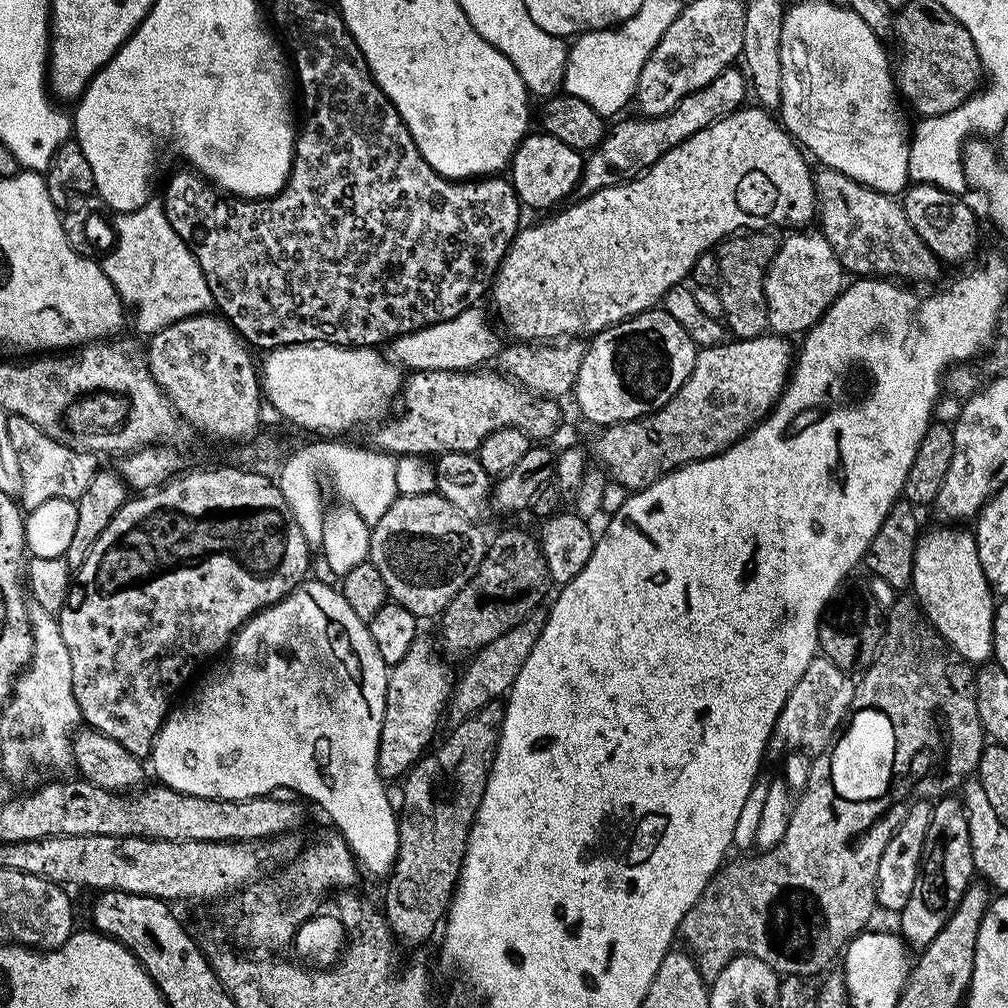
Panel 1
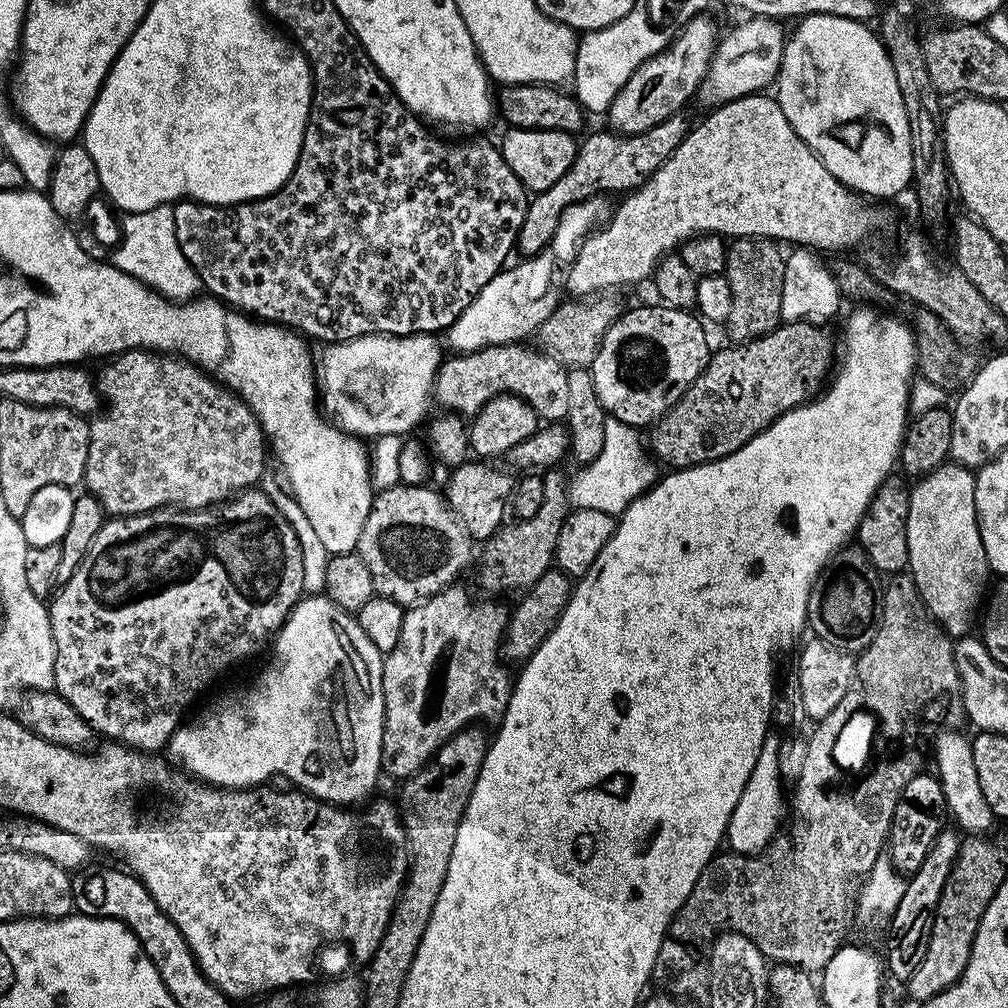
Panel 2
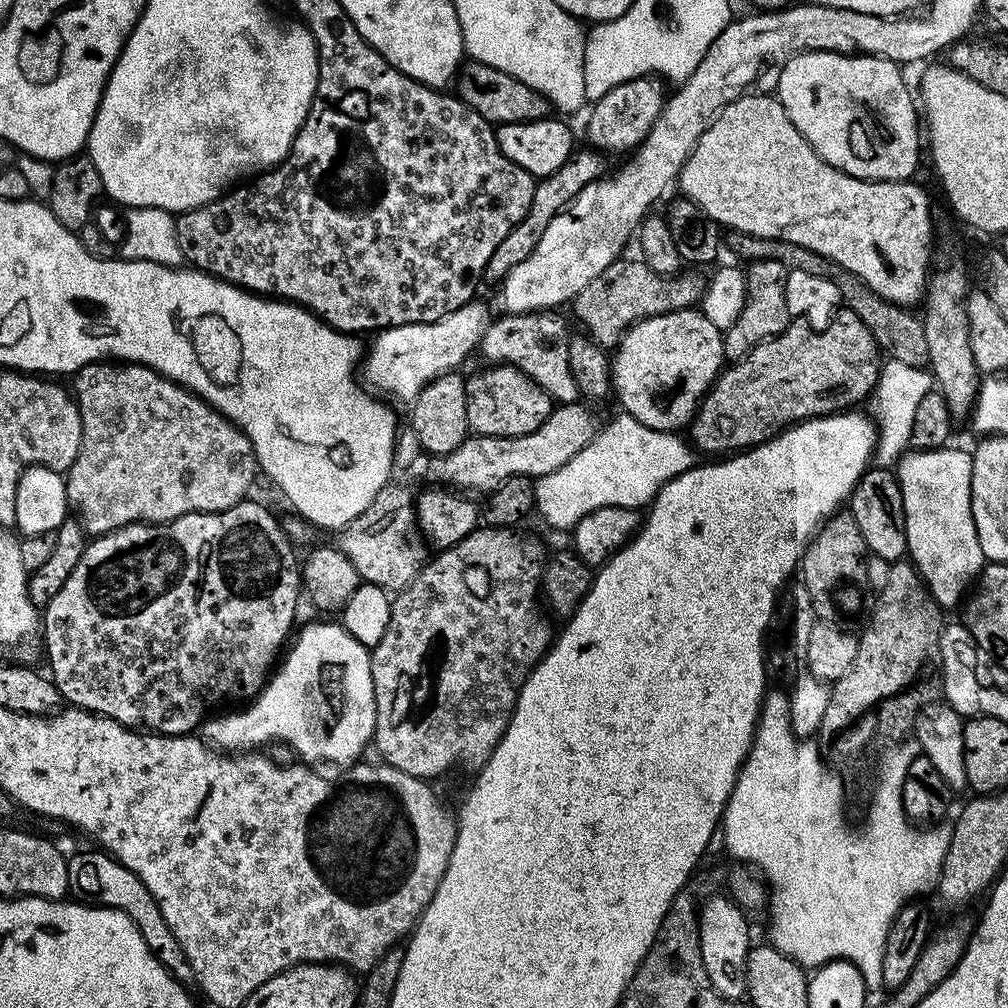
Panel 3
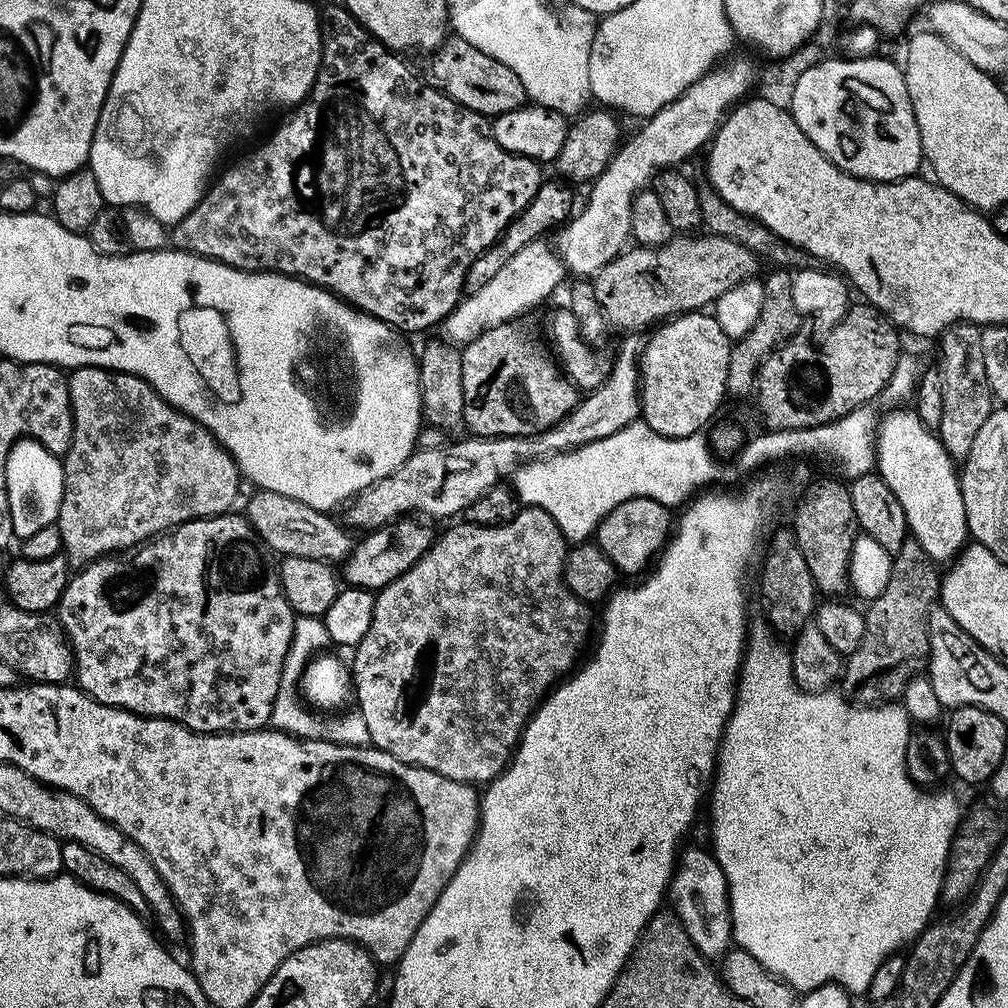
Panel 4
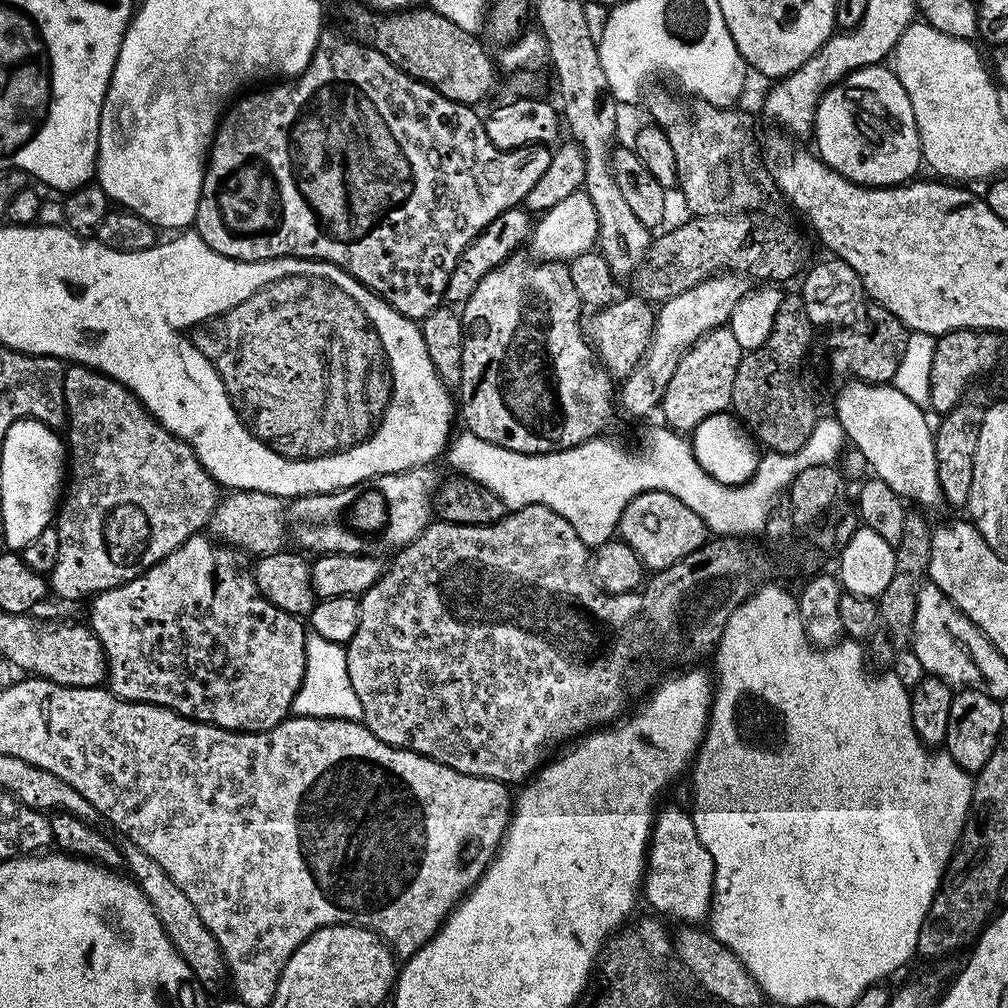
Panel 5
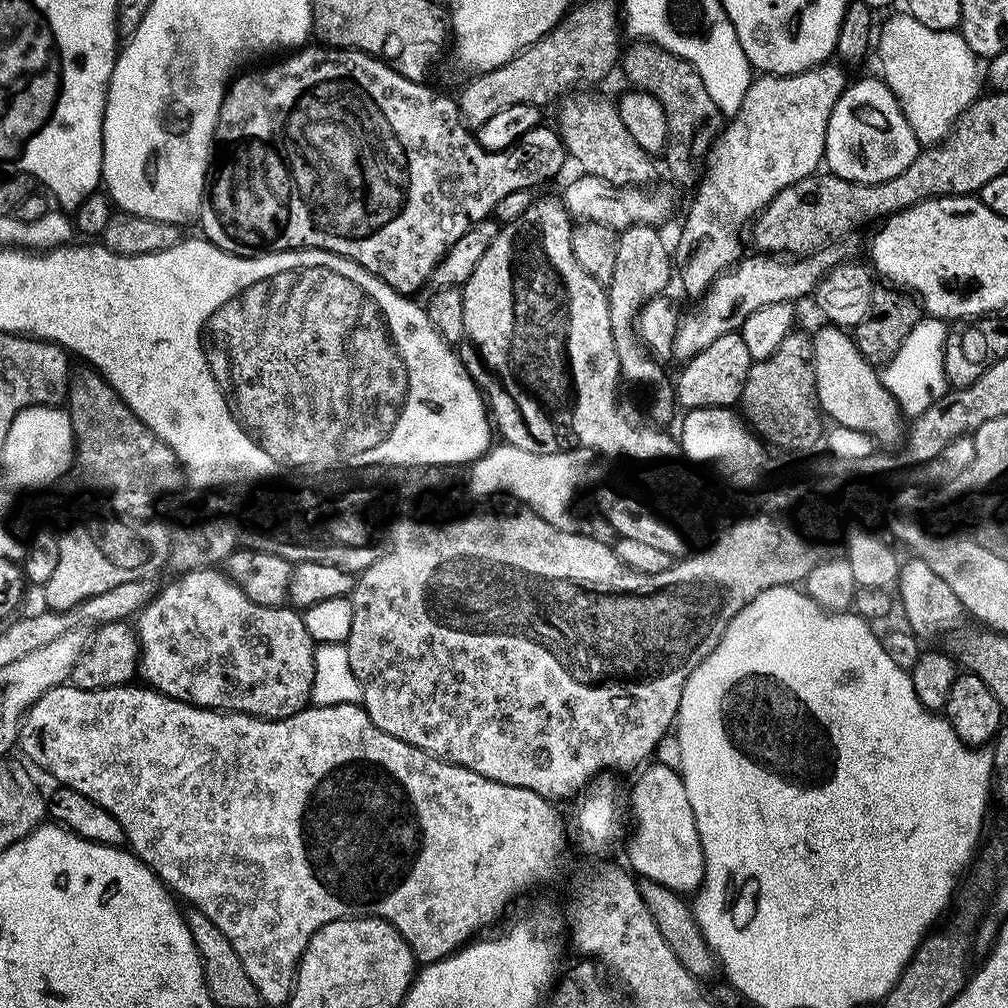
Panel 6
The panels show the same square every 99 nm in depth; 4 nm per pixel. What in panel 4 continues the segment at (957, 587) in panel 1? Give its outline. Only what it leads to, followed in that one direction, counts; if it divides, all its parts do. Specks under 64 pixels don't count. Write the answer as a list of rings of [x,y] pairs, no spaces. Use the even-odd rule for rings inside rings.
[[[897,407],[879,417],[874,437],[878,475],[902,502],[911,539],[917,540],[932,560],[951,562],[970,536],[958,468],[946,454],[939,435],[906,408]]]

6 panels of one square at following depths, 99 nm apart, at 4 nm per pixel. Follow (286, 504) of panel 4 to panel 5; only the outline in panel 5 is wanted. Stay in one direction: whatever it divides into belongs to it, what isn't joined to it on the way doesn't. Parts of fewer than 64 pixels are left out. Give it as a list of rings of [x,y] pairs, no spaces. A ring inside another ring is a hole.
[[[249,488],[232,490],[227,495],[225,500],[223,497],[217,503],[214,514],[208,520],[207,531],[219,543],[238,548],[256,558],[274,554],[285,547],[284,536],[286,540],[290,528],[286,523],[286,504],[281,497]]]

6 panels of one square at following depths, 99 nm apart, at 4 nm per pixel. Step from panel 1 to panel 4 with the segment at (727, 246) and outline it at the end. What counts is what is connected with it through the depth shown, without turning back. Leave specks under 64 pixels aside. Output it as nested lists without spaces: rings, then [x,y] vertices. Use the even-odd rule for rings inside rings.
[[[772,270],[768,277],[763,277],[765,301],[762,302],[761,314],[744,337],[735,341],[730,354],[730,370],[728,371],[727,395],[744,396],[748,391],[755,389],[758,384],[758,373],[764,359],[777,351],[800,328],[802,317],[794,306],[792,293],[793,273],[788,270]]]

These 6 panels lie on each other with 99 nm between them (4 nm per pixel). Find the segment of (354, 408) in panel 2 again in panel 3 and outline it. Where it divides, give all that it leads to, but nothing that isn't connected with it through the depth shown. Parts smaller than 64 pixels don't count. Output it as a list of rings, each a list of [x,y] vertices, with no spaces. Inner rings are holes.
[[[473,302],[438,318],[438,322],[433,324],[407,324],[385,328],[375,337],[377,340],[373,342],[372,349],[369,352],[367,349],[363,357],[363,383],[377,393],[385,392],[386,395],[401,400],[404,406],[411,405],[426,385],[442,374],[459,369],[459,364],[471,352],[477,351],[489,323],[487,306]]]

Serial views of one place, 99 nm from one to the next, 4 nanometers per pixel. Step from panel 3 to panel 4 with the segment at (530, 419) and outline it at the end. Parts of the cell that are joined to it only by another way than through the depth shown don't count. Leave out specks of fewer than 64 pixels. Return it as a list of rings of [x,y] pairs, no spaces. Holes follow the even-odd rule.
[[[524,322],[498,324],[479,332],[469,344],[463,345],[462,394],[464,395],[463,427],[468,427],[473,437],[478,436],[536,436],[550,430],[566,418],[580,403],[582,396],[568,379],[559,363],[532,337]]]

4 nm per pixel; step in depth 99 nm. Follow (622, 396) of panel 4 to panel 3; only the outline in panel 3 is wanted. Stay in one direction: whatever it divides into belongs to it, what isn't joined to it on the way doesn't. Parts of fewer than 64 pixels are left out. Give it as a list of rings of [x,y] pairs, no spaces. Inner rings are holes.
[[[584,402],[560,404],[553,407],[552,413],[530,434],[521,436],[478,436],[469,435],[468,439],[445,456],[437,456],[431,461],[432,476],[437,485],[447,486],[452,490],[463,490],[468,494],[484,492],[491,494],[499,488],[506,478],[511,476],[531,476],[539,478],[566,466],[578,450],[592,441],[598,431],[596,416]]]

